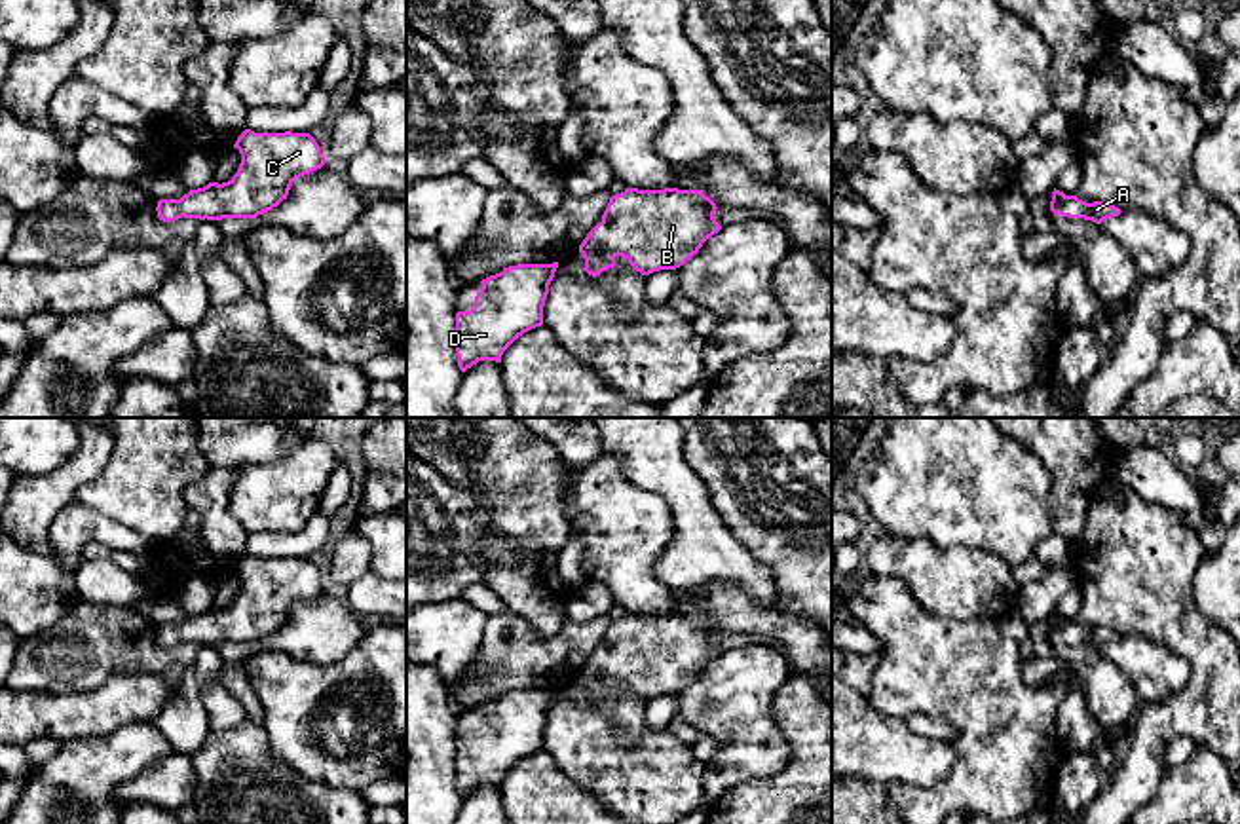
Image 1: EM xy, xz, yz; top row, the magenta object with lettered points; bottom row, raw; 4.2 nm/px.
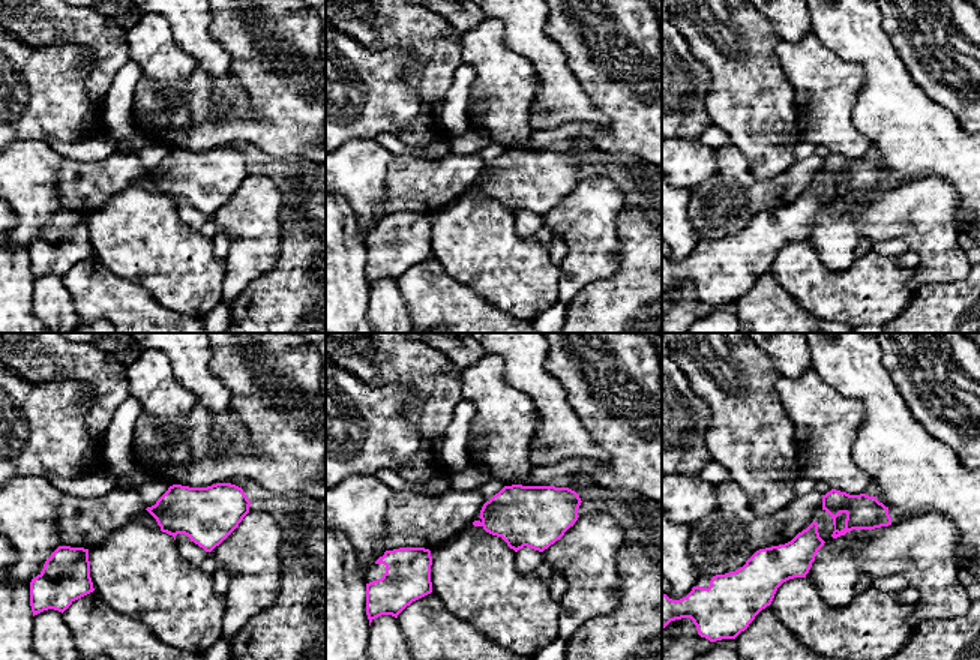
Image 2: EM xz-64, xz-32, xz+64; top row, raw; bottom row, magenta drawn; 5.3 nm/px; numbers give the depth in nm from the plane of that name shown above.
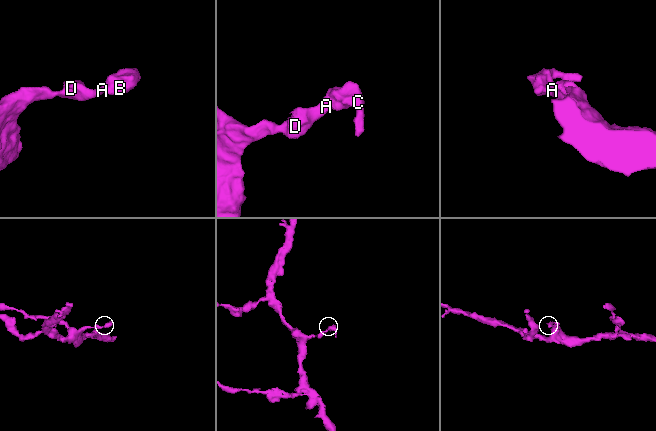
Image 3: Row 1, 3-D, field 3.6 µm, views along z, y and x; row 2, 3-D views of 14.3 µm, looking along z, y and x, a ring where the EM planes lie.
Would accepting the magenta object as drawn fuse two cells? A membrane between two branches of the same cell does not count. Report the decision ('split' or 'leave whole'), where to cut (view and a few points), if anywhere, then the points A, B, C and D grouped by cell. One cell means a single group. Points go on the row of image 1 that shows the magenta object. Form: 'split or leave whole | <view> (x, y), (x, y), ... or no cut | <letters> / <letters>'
leave whole | no cut | A B C D

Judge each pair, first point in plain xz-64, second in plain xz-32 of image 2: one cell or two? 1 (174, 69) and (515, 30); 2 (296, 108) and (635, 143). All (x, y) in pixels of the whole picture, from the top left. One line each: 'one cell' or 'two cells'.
1: two cells
2: one cell

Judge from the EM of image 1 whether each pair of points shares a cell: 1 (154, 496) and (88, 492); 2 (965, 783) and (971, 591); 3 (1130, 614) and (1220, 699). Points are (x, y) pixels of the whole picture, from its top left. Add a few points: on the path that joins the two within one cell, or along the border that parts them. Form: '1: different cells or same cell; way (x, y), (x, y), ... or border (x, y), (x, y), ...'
1: same cell; way (137, 492), (105, 492)
2: different cells; border (927, 608), (937, 616), (990, 616), (997, 621)
3: same cell; way (1159, 618), (1164, 618), (1218, 671)

